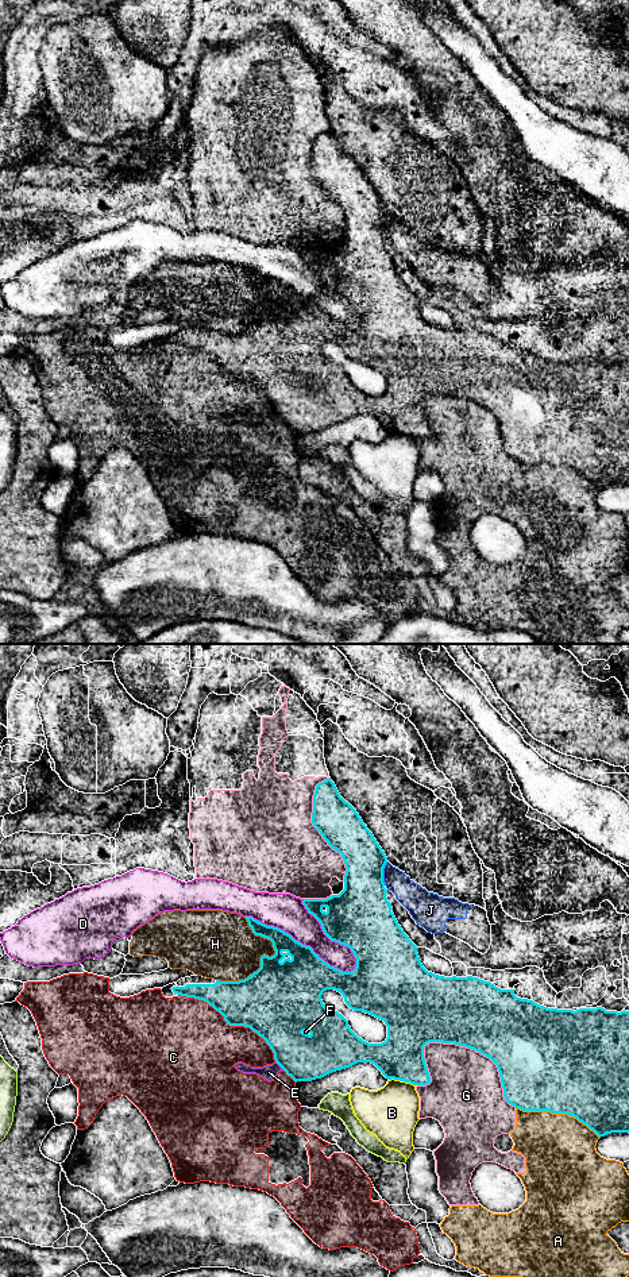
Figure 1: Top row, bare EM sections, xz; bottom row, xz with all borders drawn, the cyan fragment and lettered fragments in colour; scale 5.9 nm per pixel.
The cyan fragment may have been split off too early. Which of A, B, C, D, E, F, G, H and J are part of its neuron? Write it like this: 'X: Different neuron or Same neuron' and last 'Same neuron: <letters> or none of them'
A: Different neuron
B: Different neuron
C: Different neuron
D: Different neuron
E: Different neuron
F: Different neuron
G: Different neuron
H: Different neuron
J: Different neuron
Same neuron: none of them

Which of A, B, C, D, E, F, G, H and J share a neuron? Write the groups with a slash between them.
A G / B / C / D / E / F / H / J

